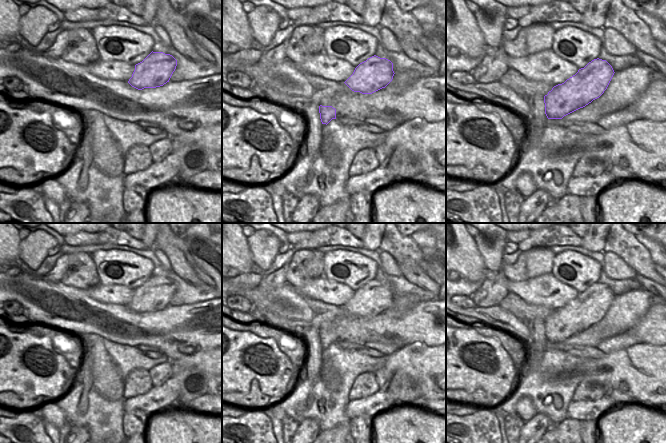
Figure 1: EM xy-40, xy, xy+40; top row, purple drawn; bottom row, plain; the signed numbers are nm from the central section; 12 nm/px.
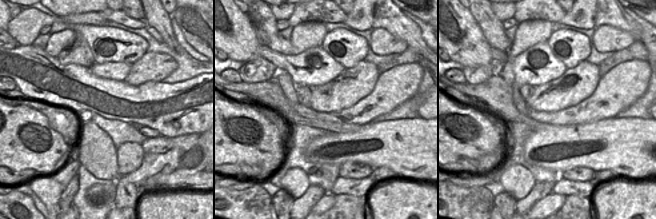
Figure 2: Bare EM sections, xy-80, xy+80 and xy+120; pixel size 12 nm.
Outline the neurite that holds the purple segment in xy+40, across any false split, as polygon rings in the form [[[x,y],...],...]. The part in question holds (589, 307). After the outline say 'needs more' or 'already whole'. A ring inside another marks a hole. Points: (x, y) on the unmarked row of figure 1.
[[[597,282],[589,286],[544,320],[547,342],[562,343],[599,322],[607,313],[614,297],[606,284]]]; already whole

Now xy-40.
[[[151,276],[135,294],[128,307],[138,313],[156,312],[169,306],[177,290],[177,284],[170,278]]]; already whole

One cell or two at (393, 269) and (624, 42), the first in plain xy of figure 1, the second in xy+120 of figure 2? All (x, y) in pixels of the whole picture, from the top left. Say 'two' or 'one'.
one

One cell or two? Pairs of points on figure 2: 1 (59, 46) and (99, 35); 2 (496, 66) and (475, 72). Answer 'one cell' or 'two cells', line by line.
1: two cells
2: one cell

